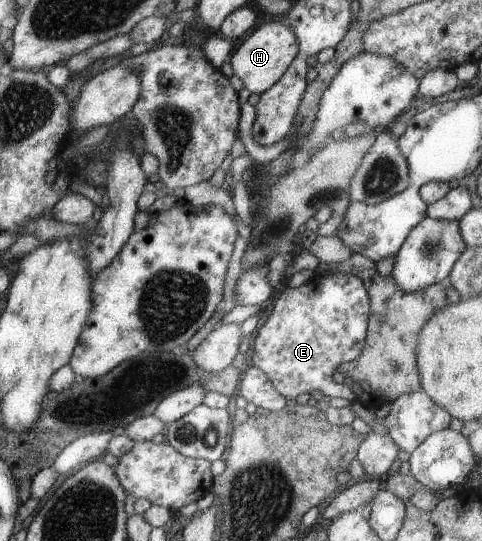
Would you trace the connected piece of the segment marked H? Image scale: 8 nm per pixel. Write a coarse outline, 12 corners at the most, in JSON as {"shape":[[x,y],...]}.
{"shape":[[279,20],[262,22],[229,58],[243,88],[260,95],[297,56]]}

